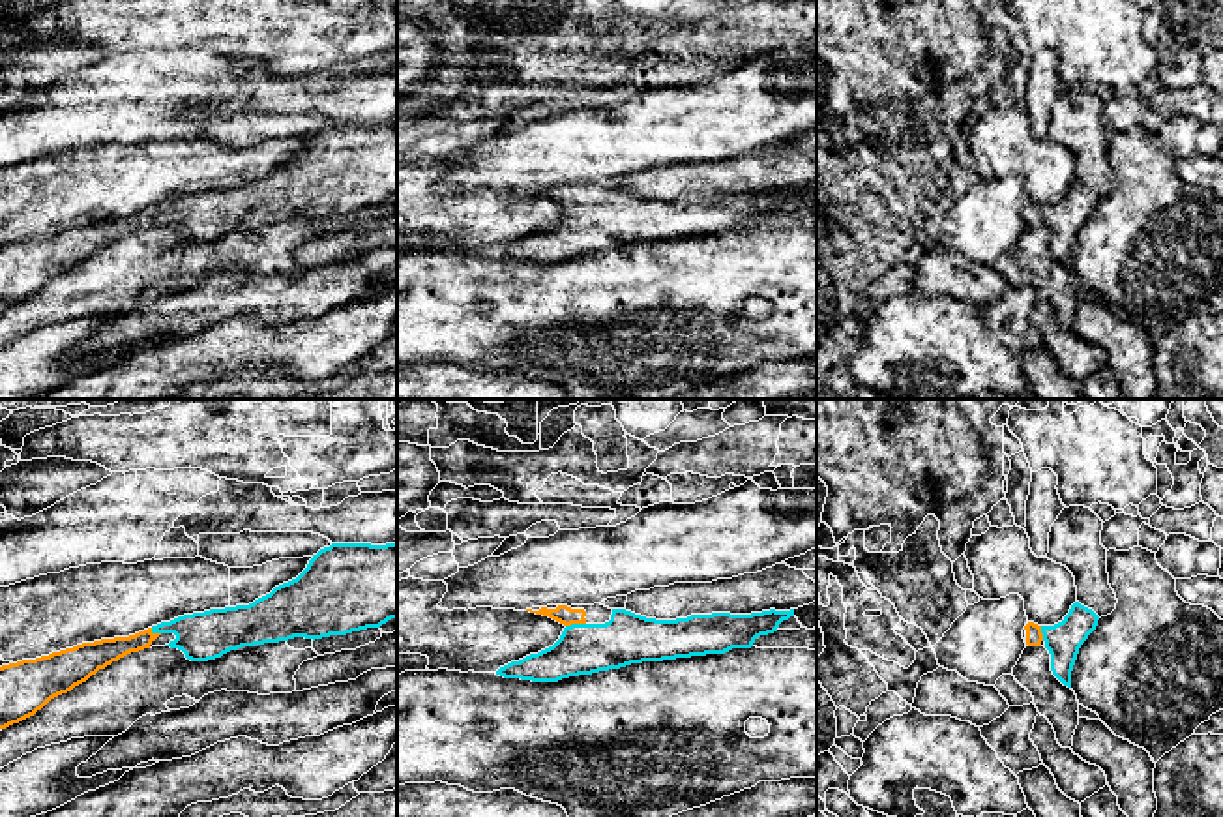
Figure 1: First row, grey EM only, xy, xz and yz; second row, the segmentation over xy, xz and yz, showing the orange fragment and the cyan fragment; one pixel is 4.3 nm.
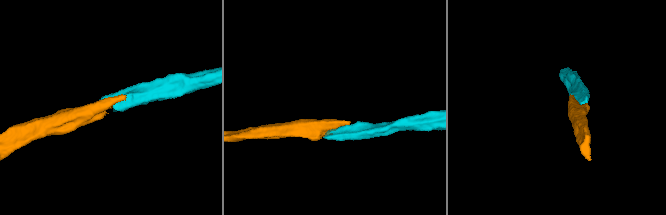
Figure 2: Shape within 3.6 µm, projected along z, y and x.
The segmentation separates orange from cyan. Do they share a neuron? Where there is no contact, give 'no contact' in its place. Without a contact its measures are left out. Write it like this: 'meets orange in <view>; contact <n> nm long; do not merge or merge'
meets orange in xz; contact 90 nm long; merge

